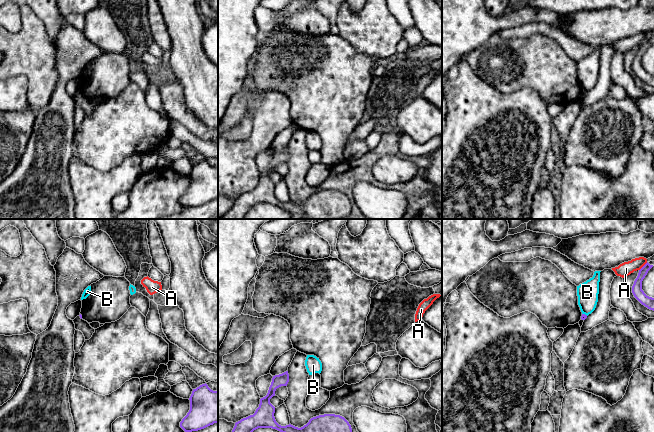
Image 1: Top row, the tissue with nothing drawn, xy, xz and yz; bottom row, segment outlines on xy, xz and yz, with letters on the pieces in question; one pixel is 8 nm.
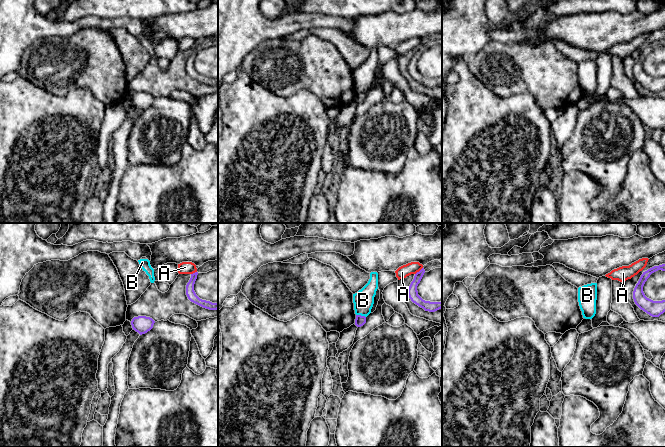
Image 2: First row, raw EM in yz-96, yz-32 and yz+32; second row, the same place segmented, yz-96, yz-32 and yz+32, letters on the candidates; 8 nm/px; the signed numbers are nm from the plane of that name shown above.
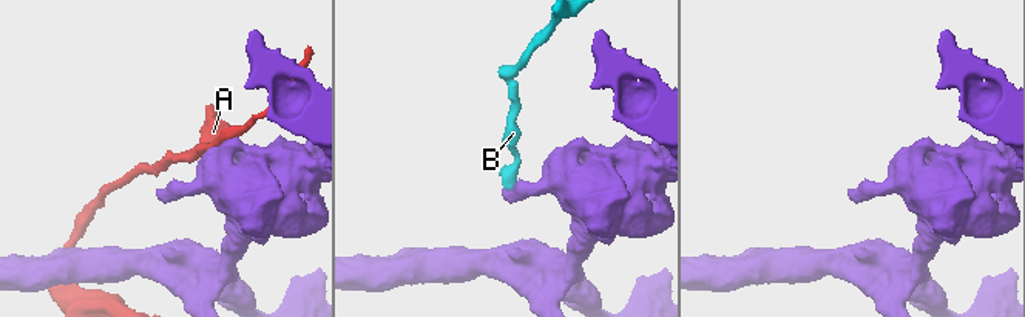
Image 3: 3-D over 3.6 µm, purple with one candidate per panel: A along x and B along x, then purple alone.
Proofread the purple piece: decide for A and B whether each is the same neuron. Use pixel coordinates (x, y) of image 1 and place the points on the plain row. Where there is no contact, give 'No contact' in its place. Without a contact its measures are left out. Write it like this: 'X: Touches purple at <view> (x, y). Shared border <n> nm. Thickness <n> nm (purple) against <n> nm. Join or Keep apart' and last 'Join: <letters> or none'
A: Touches purple at yz (643, 42). Shared border 100 nm. Thickness 90 nm (purple) against 110 nm. Keep apart
B: Touches purple at yz (584, 90). Shared border 50 nm. Thickness 50 nm (purple) against 170 nm. Keep apart
Join: none

